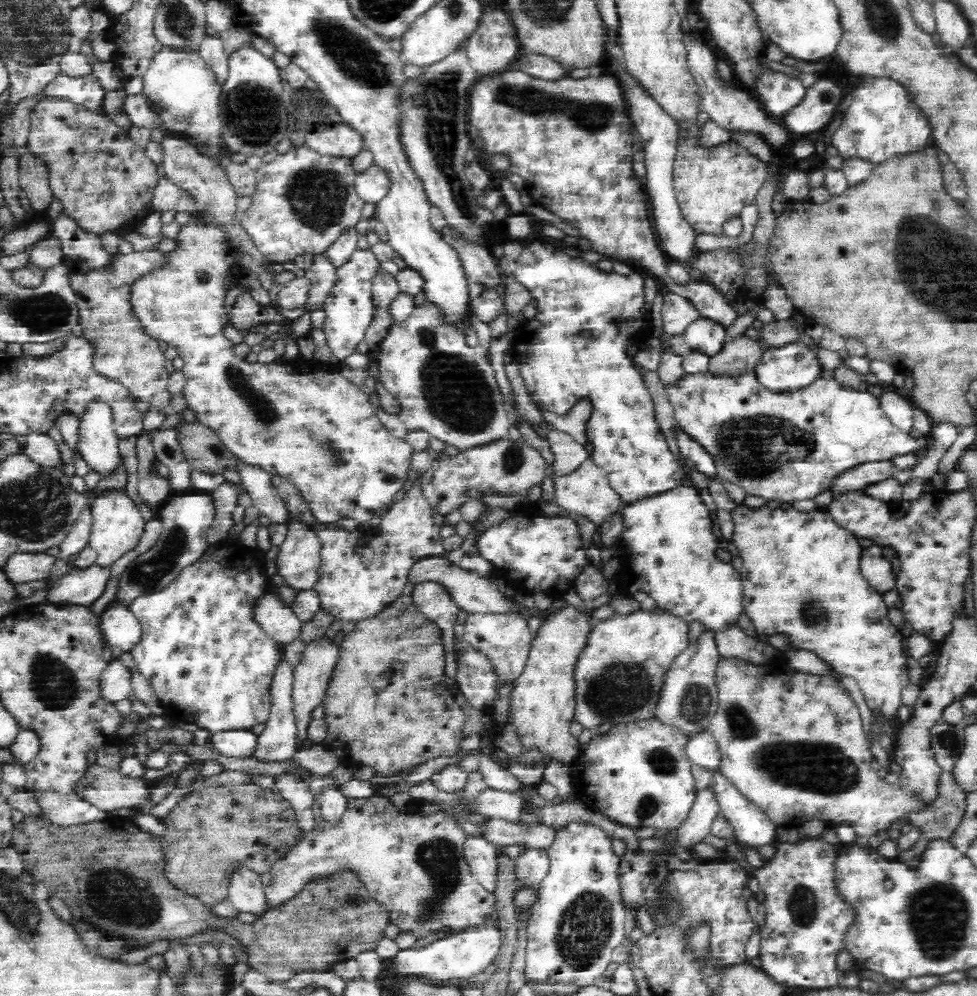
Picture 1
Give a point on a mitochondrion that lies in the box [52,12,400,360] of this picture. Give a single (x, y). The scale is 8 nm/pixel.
(356, 57)

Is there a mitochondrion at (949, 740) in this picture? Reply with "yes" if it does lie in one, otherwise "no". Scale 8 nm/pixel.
yes

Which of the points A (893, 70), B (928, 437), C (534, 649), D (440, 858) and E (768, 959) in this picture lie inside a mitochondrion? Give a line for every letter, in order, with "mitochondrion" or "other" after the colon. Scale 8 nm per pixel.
A: other
B: other
C: other
D: mitochondrion
E: other

